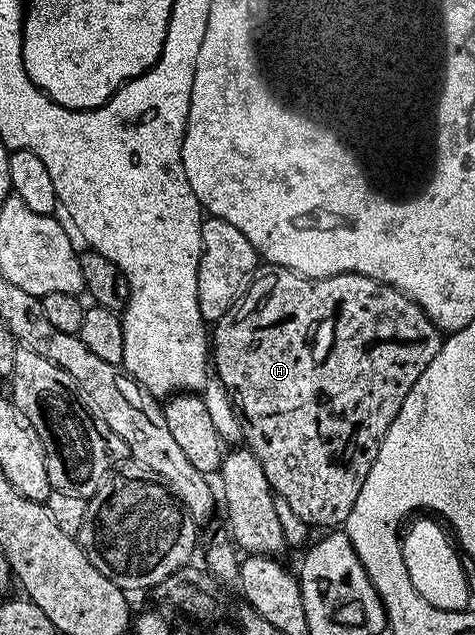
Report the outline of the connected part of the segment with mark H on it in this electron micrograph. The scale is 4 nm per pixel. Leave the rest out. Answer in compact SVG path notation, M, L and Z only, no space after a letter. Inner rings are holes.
M279 265L267 268L267 270L267 273L259 272L249 282L248 288L241 294L234 308L228 310L213 326L212 369L216 378L227 389L242 424L245 444L250 452L256 455L256 459L260 459L264 467L264 475L268 475L270 488L281 498L284 505L284 500L286 500L287 507L300 520L307 521L310 525L342 527L345 526L348 515L356 503L360 487L368 475L368 467L373 466L378 444L386 438L386 432L392 427L416 379L420 379L428 363L432 363L432 359L436 359L436 355L441 351L444 337L432 323L432 319L428 319L426 312L415 301L408 299L391 285L385 285L383 281L368 279L364 275L355 273L341 273L331 277L306 277L303 273L297 273Z

